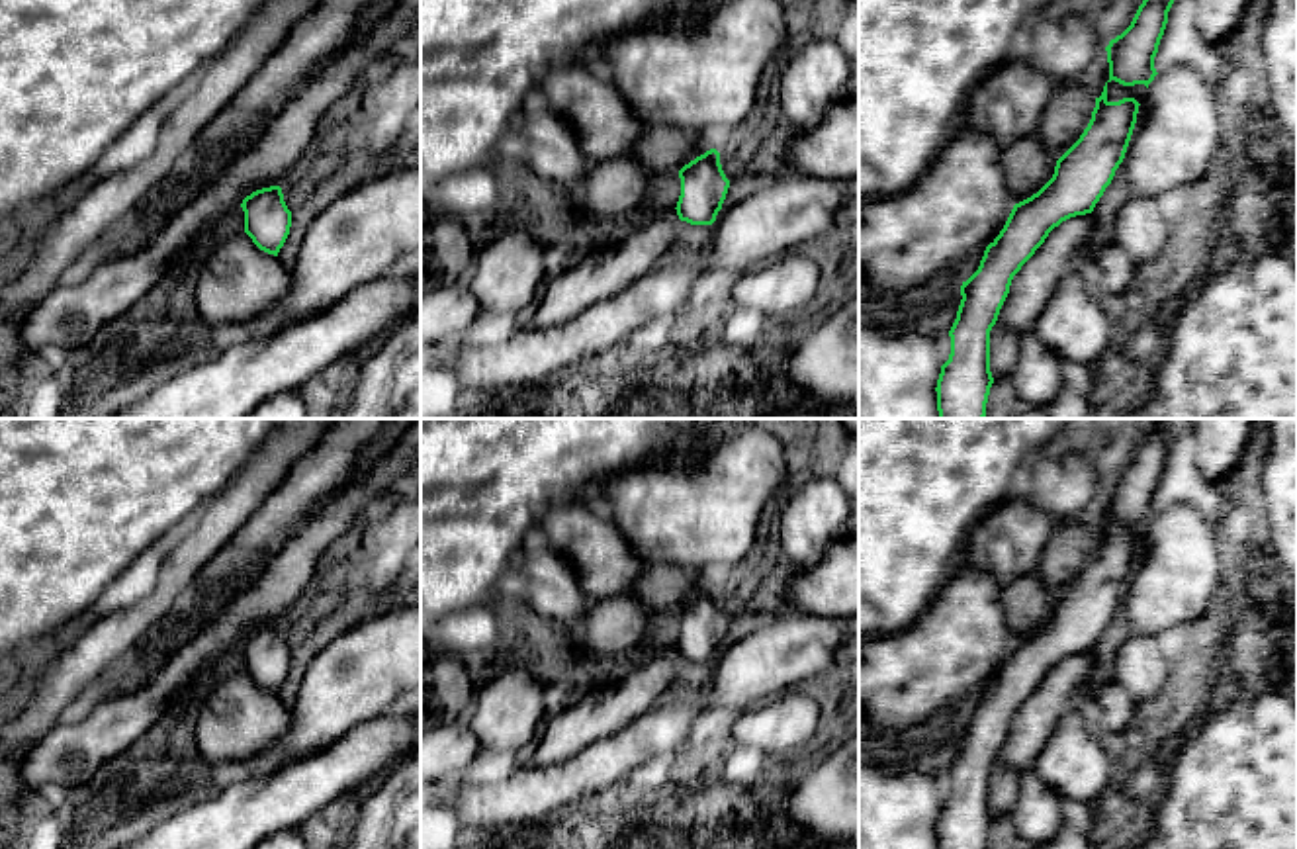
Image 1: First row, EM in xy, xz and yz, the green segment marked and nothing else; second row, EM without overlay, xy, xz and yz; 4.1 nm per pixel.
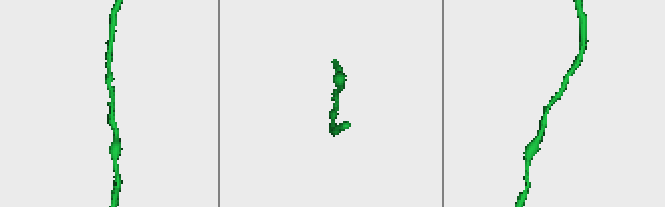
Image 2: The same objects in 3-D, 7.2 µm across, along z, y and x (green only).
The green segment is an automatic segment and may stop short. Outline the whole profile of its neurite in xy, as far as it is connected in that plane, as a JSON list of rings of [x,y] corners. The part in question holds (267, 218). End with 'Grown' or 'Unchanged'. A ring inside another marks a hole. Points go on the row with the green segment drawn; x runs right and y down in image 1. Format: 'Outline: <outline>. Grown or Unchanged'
Outline: [[[282,188],[256,190],[243,200],[241,207],[245,211],[245,233],[260,250],[278,256],[291,227],[291,211],[284,201]]]. Unchanged

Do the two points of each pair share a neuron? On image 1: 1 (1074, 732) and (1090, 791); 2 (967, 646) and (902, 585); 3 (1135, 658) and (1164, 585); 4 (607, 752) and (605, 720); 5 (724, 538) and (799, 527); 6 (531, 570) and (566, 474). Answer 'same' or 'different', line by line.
1: same
2: different
3: different
4: different
5: different
6: different

